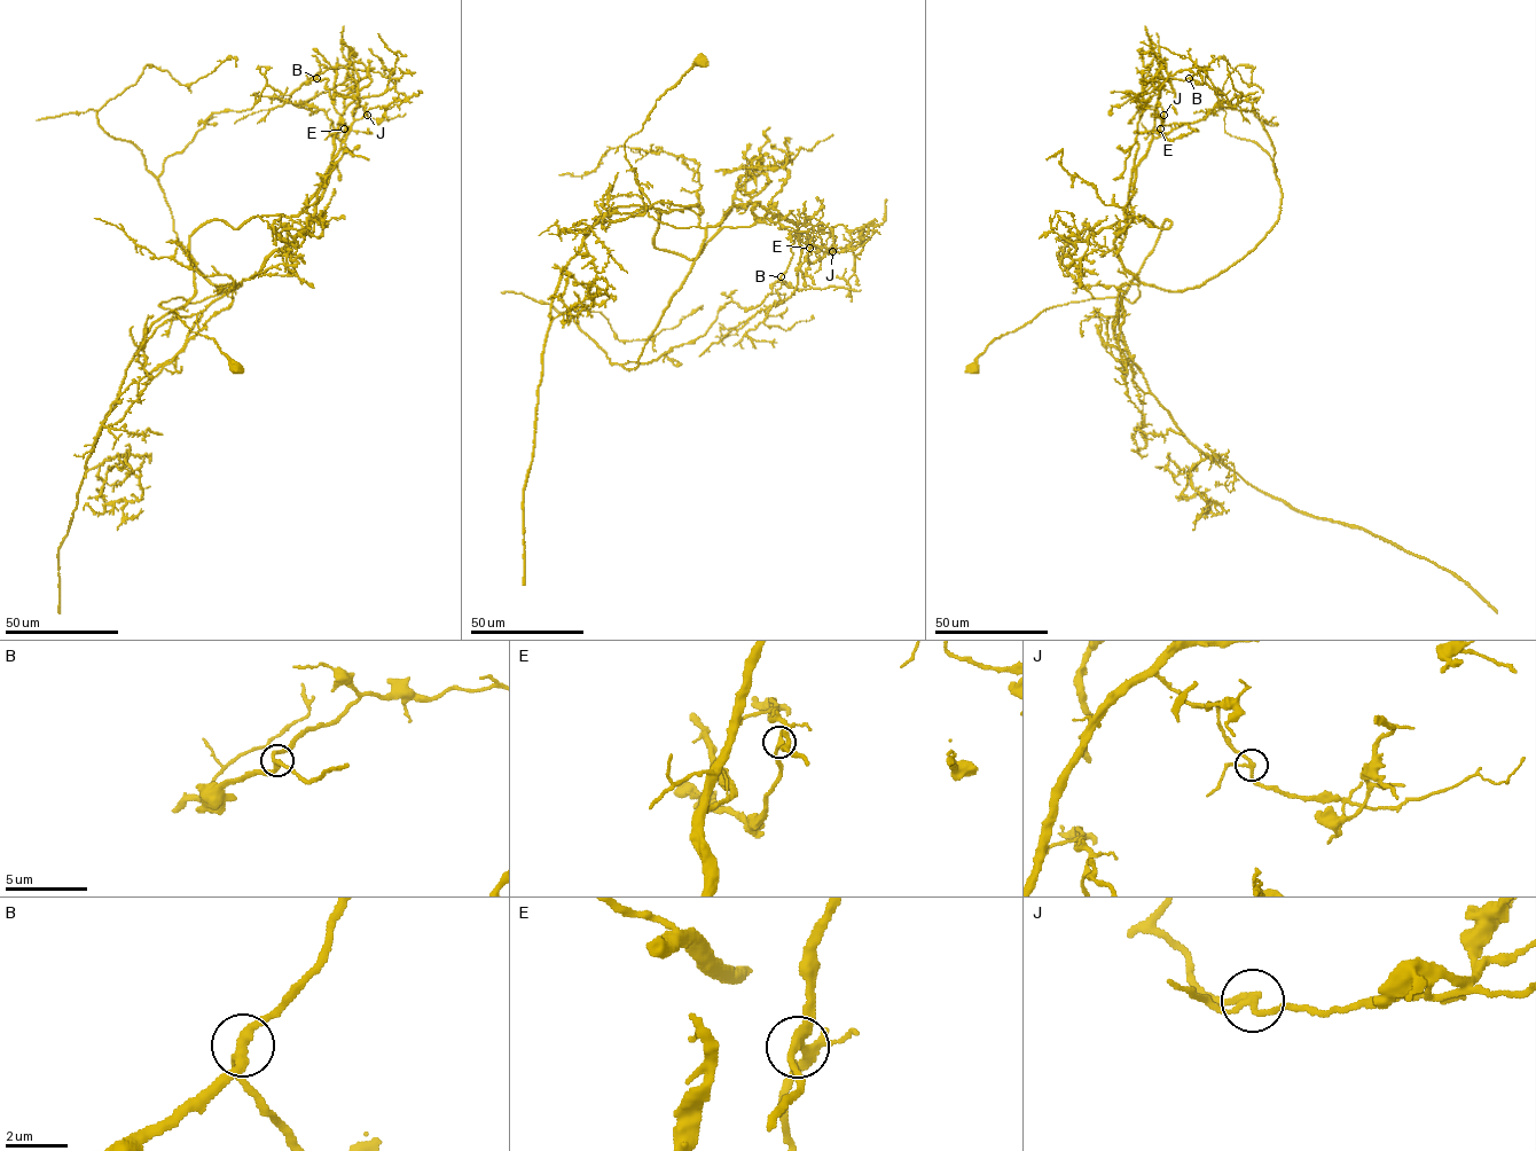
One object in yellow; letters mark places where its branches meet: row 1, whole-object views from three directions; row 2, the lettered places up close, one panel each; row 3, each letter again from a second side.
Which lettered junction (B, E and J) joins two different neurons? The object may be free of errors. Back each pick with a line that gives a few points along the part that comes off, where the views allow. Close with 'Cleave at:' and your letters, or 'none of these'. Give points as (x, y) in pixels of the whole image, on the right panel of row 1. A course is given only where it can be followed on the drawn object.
J: foreign part runs (1164, 114), (1114, 243), (1183, 291), (1248, 253), (1282, 193), (1258, 114), (1203, 84)
Cleave at: J

